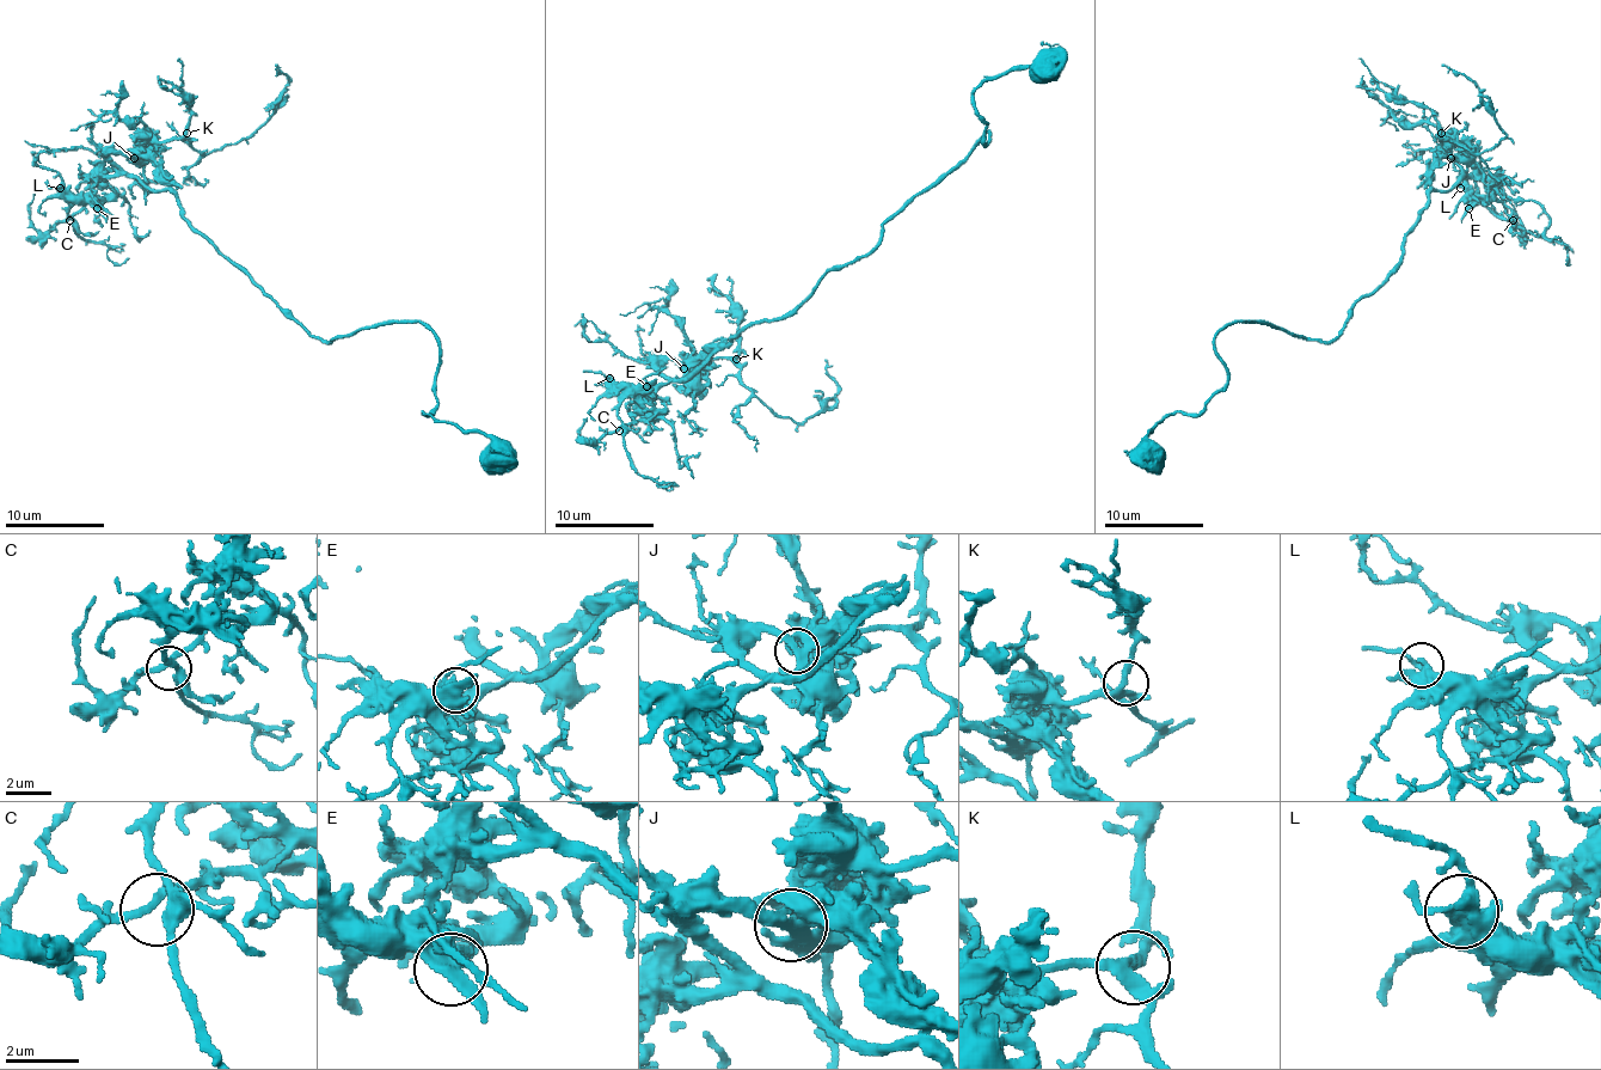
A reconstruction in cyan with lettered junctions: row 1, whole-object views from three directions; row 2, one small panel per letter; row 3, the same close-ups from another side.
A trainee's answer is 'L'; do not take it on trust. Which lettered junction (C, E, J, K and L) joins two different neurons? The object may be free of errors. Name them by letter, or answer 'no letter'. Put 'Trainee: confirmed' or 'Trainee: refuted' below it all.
no letter
Trainee: refuted

